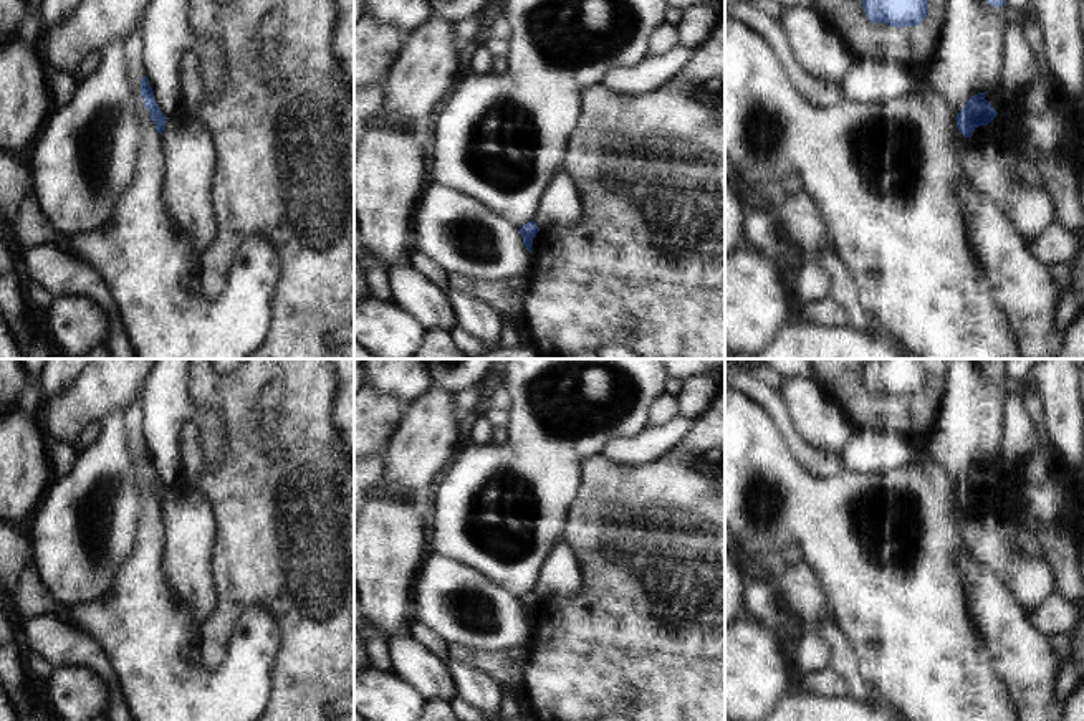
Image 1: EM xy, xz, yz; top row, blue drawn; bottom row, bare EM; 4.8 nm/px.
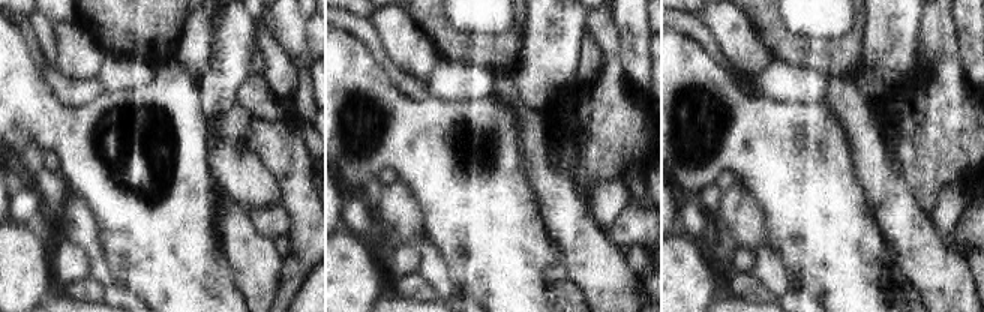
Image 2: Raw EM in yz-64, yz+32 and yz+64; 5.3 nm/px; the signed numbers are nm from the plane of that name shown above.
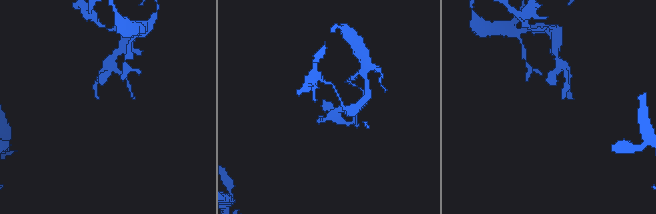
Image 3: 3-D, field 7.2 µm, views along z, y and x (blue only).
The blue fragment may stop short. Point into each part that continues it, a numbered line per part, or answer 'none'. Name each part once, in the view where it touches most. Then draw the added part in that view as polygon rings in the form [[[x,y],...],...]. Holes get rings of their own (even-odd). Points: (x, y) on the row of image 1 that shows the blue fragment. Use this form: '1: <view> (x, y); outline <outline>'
none

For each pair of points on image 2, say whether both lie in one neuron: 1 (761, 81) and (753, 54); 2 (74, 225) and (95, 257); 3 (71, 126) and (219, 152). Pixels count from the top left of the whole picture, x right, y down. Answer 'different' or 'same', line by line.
1: different
2: same
3: different

